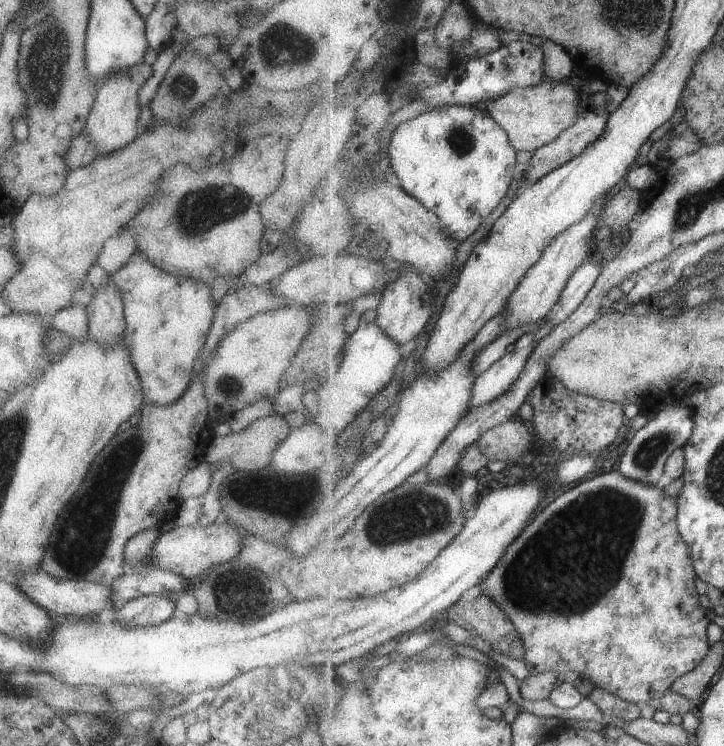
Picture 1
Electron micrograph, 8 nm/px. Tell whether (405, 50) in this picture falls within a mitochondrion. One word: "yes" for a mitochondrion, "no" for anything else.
no

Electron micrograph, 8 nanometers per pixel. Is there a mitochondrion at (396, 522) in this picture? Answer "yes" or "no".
yes

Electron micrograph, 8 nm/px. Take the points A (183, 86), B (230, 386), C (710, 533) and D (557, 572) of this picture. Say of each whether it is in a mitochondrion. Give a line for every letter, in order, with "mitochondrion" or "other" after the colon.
A: mitochondrion
B: mitochondrion
C: other
D: mitochondrion

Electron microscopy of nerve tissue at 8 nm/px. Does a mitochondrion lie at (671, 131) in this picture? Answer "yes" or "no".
no

